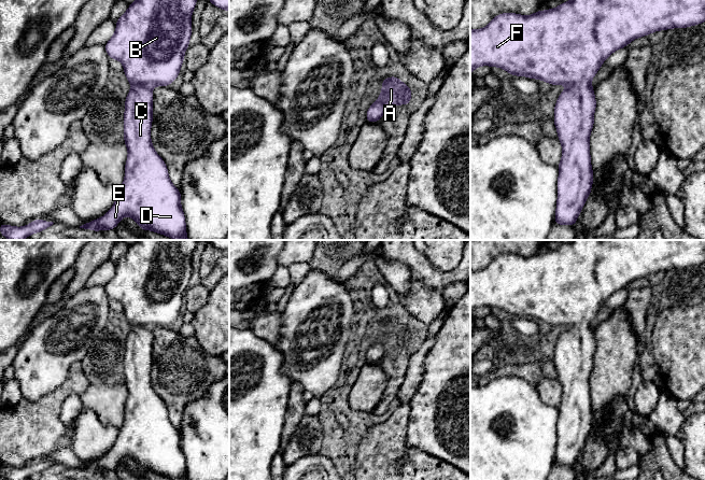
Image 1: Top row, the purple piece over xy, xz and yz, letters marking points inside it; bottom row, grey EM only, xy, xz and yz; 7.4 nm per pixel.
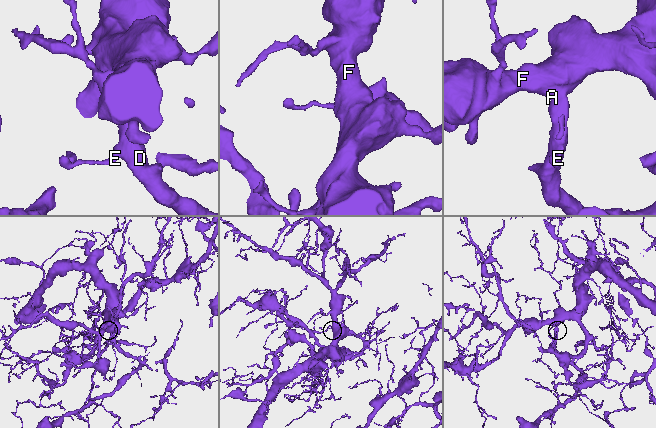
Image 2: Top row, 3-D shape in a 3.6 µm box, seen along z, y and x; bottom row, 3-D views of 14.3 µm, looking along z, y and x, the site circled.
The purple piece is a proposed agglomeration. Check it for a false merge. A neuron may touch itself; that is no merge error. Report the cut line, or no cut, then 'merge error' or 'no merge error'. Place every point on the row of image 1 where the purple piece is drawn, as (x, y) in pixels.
no cut | no merge error

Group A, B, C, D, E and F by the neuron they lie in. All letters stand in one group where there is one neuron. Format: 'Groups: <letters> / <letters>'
Groups: A B C D E F

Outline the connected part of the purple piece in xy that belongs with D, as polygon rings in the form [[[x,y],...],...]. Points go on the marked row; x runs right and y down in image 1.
[[[136,0],[128,10],[116,20],[113,37],[104,46],[111,59],[119,60],[124,66],[124,73],[132,85],[125,100],[124,113],[124,143],[128,149],[125,164],[125,180],[119,186],[118,194],[111,210],[102,217],[86,223],[80,228],[93,231],[111,230],[116,228],[119,221],[128,215],[135,220],[141,230],[153,230],[175,240],[188,240],[186,234],[185,215],[181,207],[181,192],[170,181],[168,168],[163,158],[156,153],[151,141],[151,126],[153,122],[153,86],[169,86],[178,77],[184,62],[184,54],[189,46],[192,37],[192,13],[197,0]]]

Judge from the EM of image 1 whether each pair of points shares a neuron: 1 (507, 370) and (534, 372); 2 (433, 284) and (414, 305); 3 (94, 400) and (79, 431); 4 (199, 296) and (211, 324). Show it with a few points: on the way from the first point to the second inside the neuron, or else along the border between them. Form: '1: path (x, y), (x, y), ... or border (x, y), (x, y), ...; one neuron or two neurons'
1: path (513, 370), (527, 371); one neuron
2: path (427, 290), (420, 299); one neuron
3: border (83, 406), (92, 409), (102, 423), (109, 425); two neurons
4: border (210, 291), (208, 300), (194, 314); two neurons

